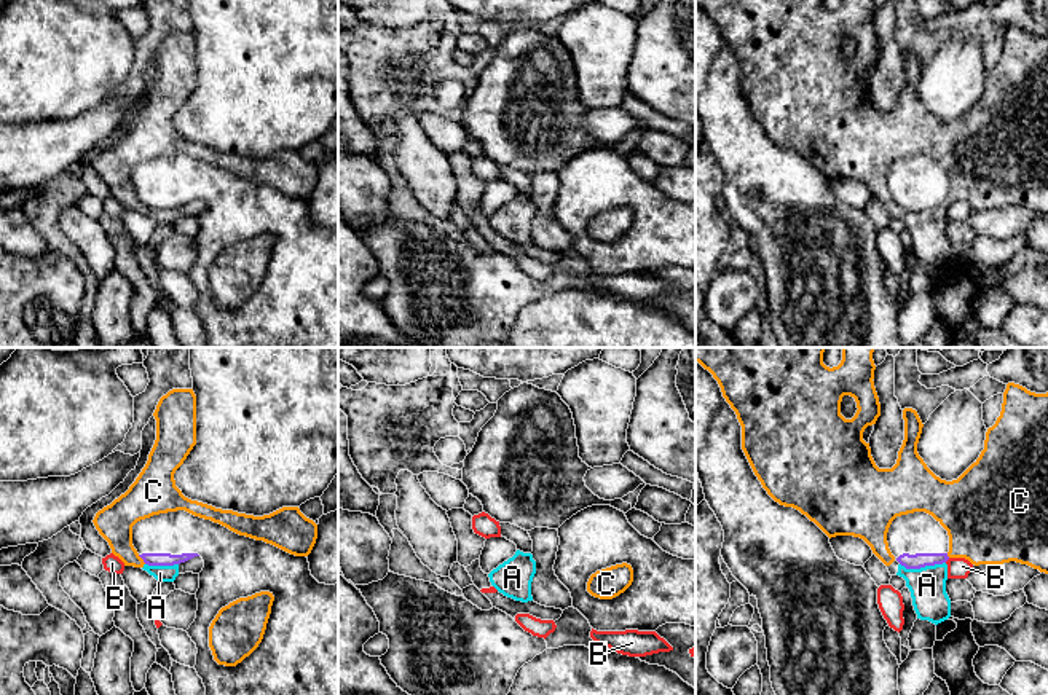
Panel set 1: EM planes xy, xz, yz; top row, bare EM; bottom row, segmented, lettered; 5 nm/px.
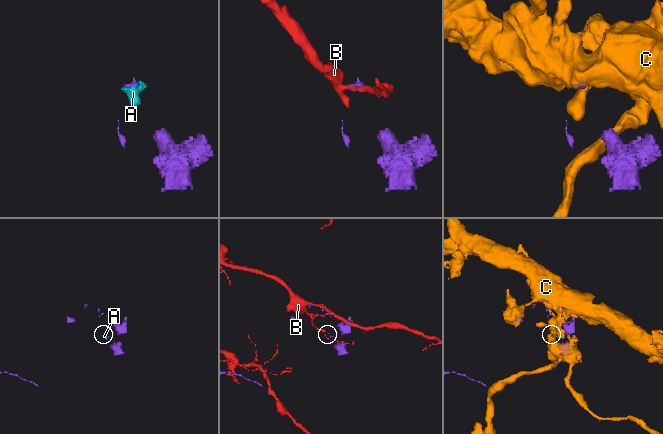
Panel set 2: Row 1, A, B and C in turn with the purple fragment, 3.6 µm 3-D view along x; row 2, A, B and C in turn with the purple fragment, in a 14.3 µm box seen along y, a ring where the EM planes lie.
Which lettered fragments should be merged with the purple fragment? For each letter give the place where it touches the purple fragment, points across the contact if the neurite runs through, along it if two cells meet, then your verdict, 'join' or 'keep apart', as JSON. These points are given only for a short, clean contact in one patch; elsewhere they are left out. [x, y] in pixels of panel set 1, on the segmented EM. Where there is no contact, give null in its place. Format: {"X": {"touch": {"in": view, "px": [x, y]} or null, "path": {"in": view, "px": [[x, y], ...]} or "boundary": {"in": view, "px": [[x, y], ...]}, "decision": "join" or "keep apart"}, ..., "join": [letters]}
{"A": {"touch": {"in": "yz", "px": [922, 566]}, "boundary": {"in": "yz", "px": [[945, 561], [919, 568], [900, 565]]}, "decision": "keep apart"}, "B": {"touch": {"in": "yz", "px": [946, 560]}, "decision": "keep apart"}, "C": {"touch": {"in": "xy", "px": [142, 558]}, "decision": "keep apart"}, "join": []}

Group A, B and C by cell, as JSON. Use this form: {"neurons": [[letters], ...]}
{"neurons": [["A", "C"], ["B"]]}

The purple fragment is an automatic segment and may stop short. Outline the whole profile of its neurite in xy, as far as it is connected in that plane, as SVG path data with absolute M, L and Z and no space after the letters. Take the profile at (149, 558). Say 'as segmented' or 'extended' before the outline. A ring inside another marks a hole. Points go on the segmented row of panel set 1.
extended; M185 510L160 513L137 521L132 526L132 545L148 566L174 566L195 556L201 556L204 561L196 591L196 618L187 633L198 649L195 669L203 679L206 695L338 695L338 583L319 583L311 575L306 556L295 556L263 540L239 536L219 523ZM260 591L270 591L274 596L262 642L236 666L219 665L209 647L212 620L222 607Z

